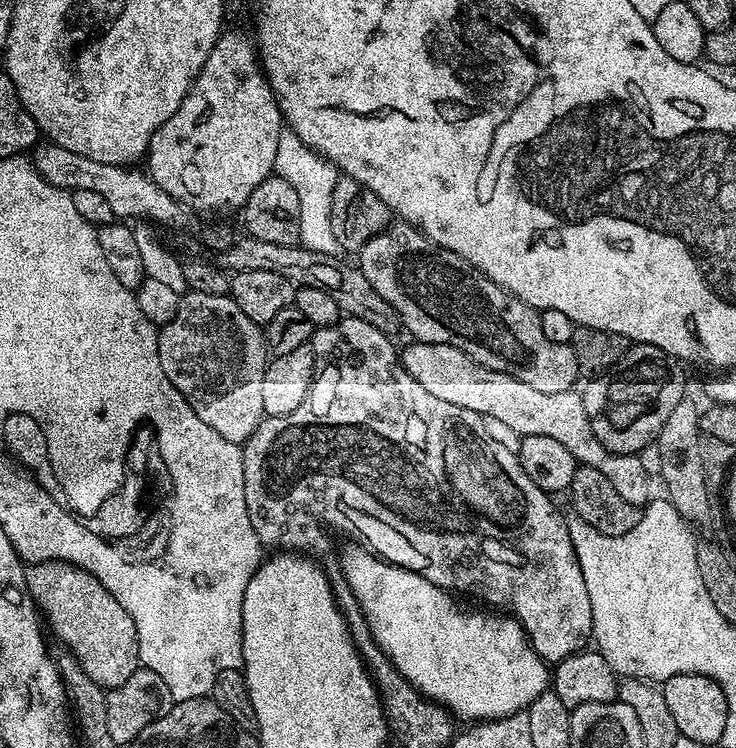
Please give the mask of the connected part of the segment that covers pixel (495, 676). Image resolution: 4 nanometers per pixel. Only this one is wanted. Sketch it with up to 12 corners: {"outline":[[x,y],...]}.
{"outline":[[348,548],[339,571],[393,668],[457,721],[549,691],[511,614]]}

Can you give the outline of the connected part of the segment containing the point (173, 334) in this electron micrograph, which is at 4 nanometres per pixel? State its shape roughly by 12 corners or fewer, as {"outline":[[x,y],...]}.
{"outline":[[181,295],[158,358],[226,442],[258,430],[266,332],[231,295]]}

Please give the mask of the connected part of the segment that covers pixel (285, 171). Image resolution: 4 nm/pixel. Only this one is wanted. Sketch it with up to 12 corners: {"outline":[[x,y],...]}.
{"outline":[[291,130],[274,172],[298,194],[300,244],[340,256],[330,222],[338,169]]}

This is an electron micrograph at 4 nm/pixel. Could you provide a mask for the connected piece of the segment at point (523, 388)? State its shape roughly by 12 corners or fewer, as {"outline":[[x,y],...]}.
{"outline":[[409,343],[425,390],[522,438],[554,438],[637,506],[639,455],[598,442],[579,391],[546,394],[449,344]]}

